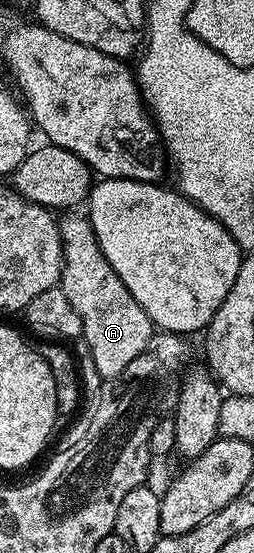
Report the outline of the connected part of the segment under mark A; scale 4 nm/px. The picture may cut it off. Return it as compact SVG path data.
M66 213L61 216L58 232L62 242L62 282L60 284L64 297L68 297L72 309L80 313L82 322L82 339L92 353L92 361L96 361L96 370L103 381L114 379L148 345L148 341L156 333L156 328L148 313L140 309L136 297L128 293L128 285L116 277L112 265L108 265L108 257L100 249L96 241L96 233L92 229L89 218L85 214Z

